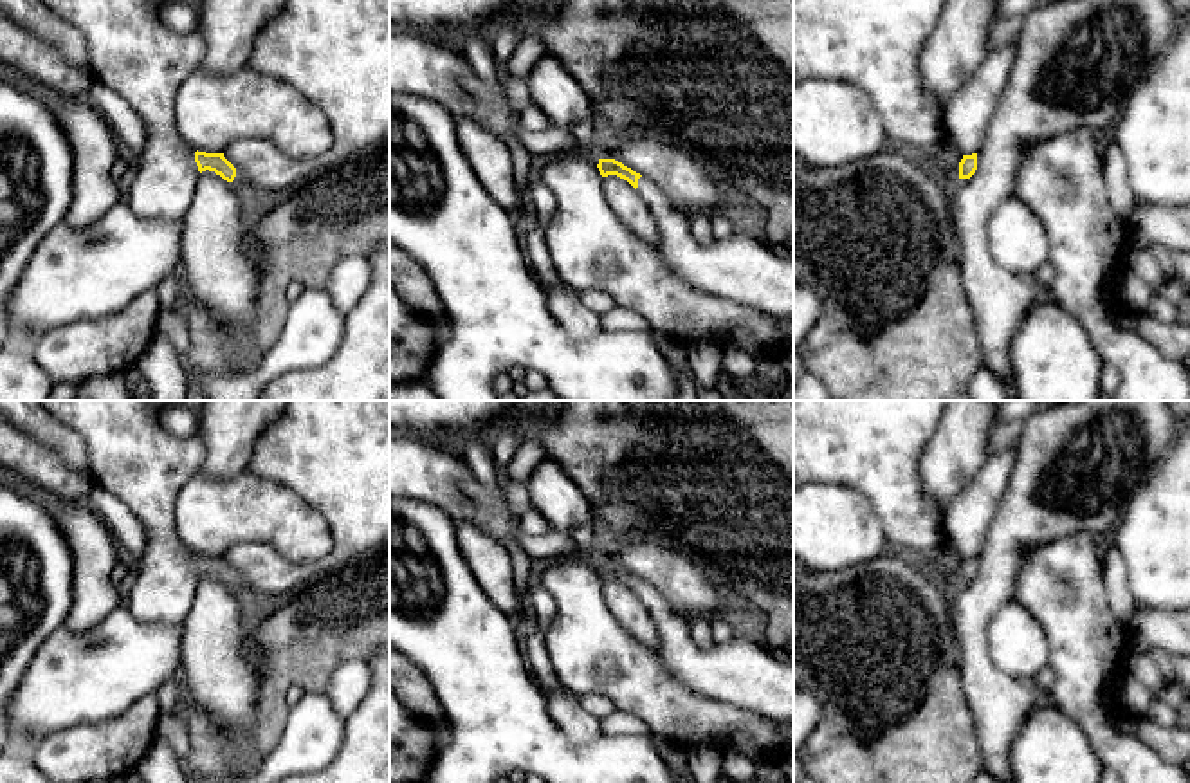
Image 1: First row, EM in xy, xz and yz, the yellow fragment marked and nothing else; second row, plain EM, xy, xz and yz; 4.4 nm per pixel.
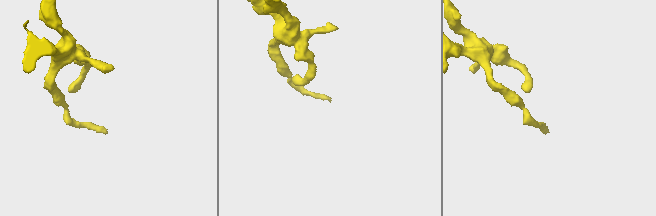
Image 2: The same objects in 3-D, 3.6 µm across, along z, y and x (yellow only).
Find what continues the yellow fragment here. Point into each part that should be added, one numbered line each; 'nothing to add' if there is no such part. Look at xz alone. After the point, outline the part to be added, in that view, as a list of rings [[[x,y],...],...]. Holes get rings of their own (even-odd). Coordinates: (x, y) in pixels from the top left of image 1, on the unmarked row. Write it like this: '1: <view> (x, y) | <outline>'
1: xz (741, 672) | [[[645,583],[638,597],[658,631],[656,651],[667,671],[696,695],[774,722],[793,722],[793,662],[775,659],[757,635],[739,630],[727,642],[700,648],[687,621]]]

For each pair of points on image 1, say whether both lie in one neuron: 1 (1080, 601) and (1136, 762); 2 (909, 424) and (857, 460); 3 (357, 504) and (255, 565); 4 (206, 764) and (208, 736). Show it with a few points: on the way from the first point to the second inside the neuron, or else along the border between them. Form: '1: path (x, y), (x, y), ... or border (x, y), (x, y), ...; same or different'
1: path (1084, 641), (1086, 691), (1100, 722); same
2: path (897, 424), (869, 448); same
3: path (356, 536), (323, 567), (311, 572), (287, 572); same
4: path (206, 756), (206, 744); same

